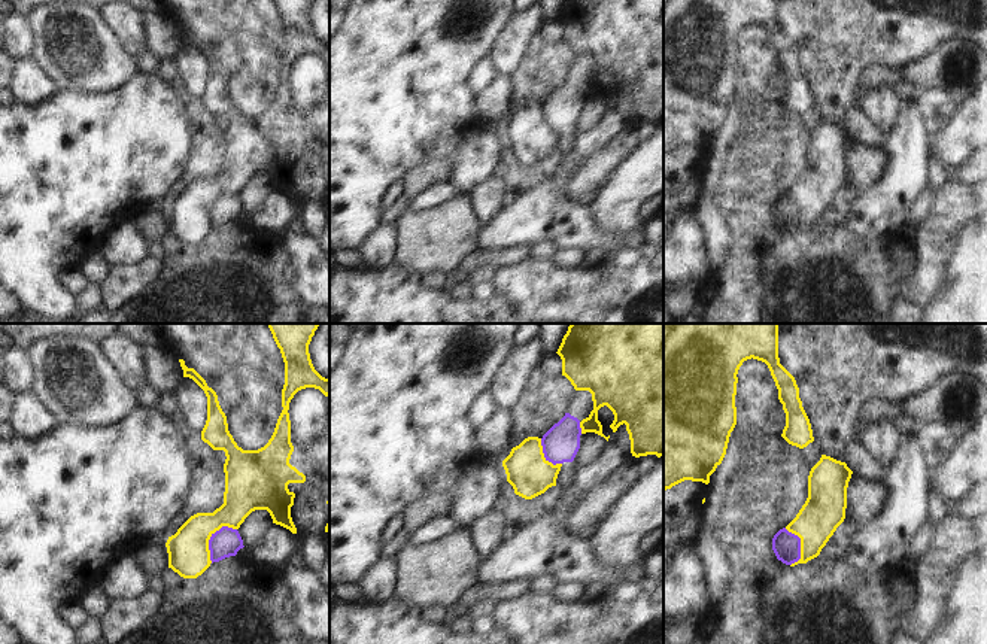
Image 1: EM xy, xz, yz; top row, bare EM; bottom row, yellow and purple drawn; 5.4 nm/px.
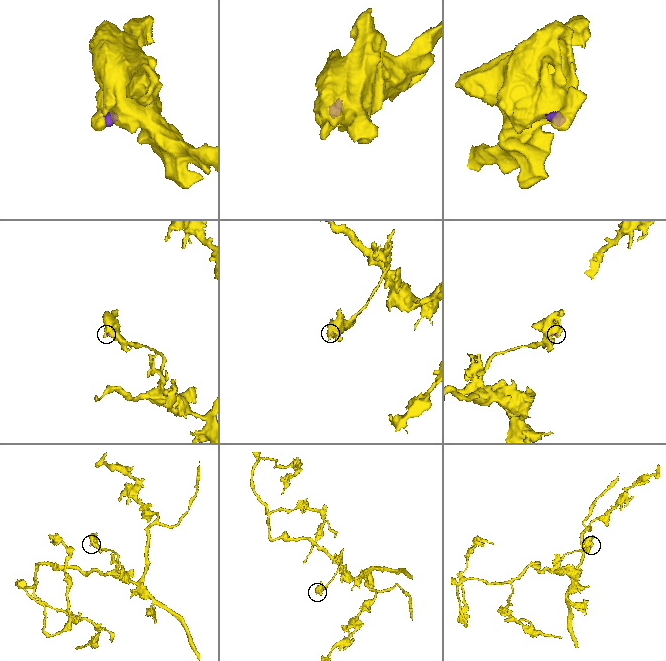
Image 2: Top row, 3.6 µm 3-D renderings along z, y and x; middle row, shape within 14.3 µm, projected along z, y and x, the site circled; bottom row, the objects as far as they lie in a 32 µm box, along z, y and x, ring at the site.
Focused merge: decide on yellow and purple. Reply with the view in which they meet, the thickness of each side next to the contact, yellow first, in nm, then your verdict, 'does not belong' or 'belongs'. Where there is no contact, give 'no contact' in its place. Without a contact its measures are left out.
xy | 220/160 nm | does not belong

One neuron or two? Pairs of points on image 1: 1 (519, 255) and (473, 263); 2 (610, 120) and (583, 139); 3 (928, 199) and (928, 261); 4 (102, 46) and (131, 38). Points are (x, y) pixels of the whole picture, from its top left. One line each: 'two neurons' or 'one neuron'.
1: one neuron
2: one neuron
3: two neurons
4: two neurons

